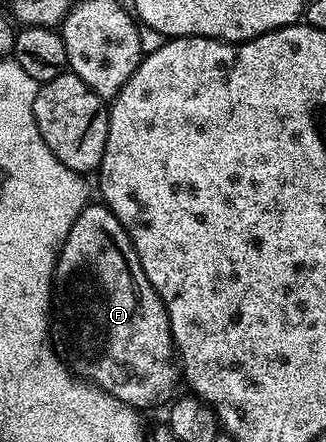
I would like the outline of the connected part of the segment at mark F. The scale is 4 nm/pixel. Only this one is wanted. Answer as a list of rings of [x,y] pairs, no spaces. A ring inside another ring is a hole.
[[[87,205],[83,212],[79,212],[75,224],[71,224],[71,232],[67,232],[67,240],[57,252],[57,263],[53,269],[51,314],[54,319],[61,318],[61,330],[73,349],[67,365],[78,379],[105,390],[134,408],[168,403],[174,397],[173,389],[177,382],[179,386],[179,370],[175,365],[173,333],[165,305],[151,280],[147,280],[143,264],[139,264],[139,256],[123,224],[119,224],[108,206]],[[77,310],[81,313],[81,326],[85,329],[82,334],[77,334]]]

